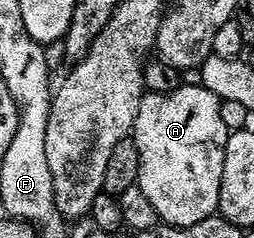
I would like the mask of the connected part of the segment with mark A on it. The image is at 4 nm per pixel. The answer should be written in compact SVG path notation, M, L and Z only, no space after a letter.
M182 82L171 92L147 91L136 110L132 137L139 151L137 188L144 190L144 198L152 206L166 202L166 198L180 198L188 194L188 170L202 168L204 160L214 156L214 144L226 144L228 129L221 118L223 101L201 83Z

